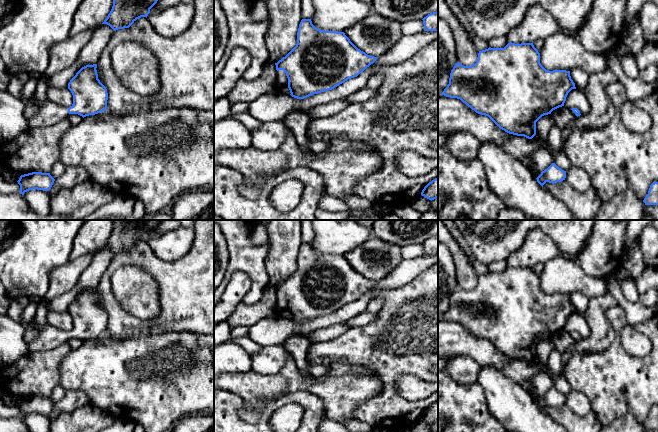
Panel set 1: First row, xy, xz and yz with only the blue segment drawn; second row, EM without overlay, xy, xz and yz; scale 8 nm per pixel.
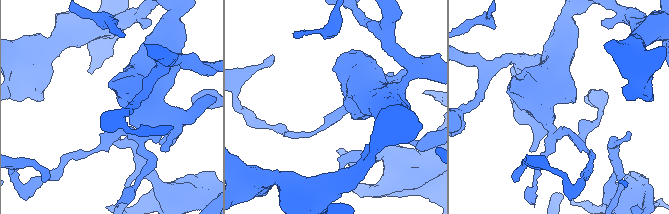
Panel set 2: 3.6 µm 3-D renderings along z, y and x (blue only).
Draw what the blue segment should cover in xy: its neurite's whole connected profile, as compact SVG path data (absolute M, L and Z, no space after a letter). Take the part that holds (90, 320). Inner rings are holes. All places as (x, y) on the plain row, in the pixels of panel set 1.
M97 288L86 289L70 304L68 313L73 319L73 328L69 332L45 325L38 336L28 343L28 351L48 351L67 343L69 338L84 342L106 335L108 317L98 303L96 292Z

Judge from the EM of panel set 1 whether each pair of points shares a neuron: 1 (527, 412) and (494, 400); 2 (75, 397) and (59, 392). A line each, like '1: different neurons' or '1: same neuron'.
1: same neuron
2: different neurons

